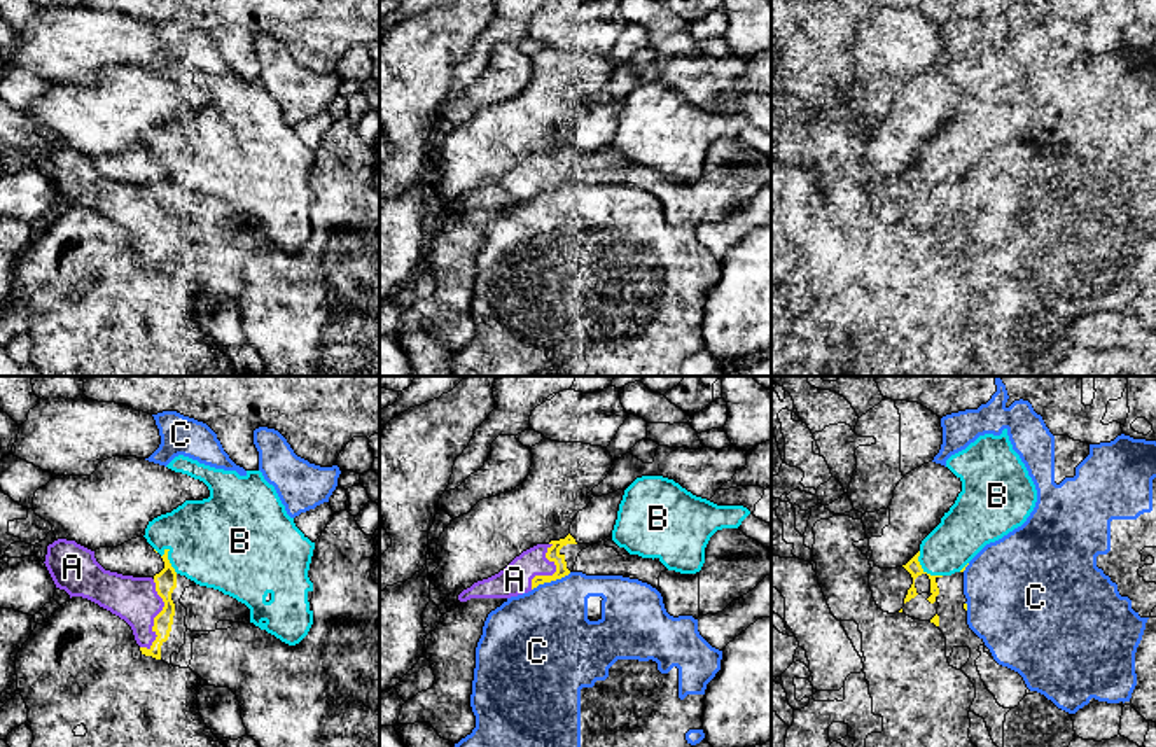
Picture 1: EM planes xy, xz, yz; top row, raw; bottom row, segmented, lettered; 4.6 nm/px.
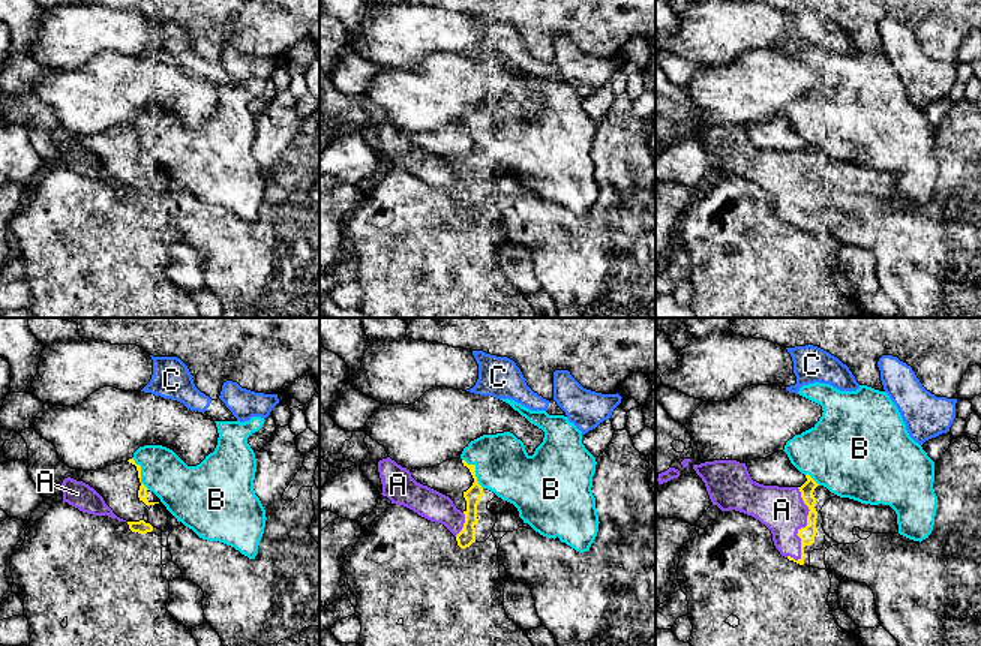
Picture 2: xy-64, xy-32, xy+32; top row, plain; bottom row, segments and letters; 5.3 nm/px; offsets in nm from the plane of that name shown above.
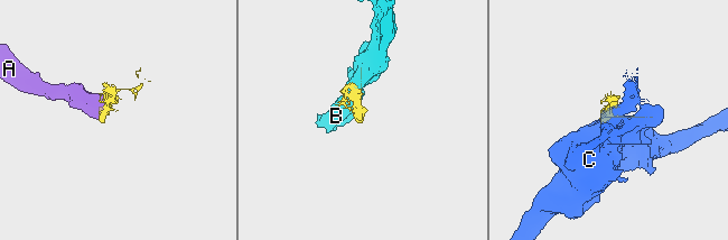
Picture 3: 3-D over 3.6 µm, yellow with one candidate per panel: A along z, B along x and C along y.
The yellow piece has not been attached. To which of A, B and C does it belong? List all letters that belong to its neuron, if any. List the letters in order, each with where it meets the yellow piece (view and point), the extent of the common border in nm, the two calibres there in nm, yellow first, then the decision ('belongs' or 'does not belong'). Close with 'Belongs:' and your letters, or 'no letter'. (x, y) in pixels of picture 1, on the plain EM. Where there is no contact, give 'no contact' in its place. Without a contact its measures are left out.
A: xy (158, 223) | 320 nm | 100/200 nm | does not belong
B: yz (922, 177) | 160 nm | 70/220 nm | does not belong
C: xz (551, 188) | 200 nm | 60/420 nm | does not belong
Belongs: no letter

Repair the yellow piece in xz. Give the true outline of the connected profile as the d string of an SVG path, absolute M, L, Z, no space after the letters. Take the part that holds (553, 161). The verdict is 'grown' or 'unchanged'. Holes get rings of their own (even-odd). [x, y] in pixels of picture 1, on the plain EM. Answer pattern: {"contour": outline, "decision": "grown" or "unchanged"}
{"contour": "M570 142L565 147L551 149L549 152L546 166L556 173L556 180L553 184L535 184L532 187L532 198L574 180L579 161L589 156L589 152L577 152Z", "decision": "grown"}

